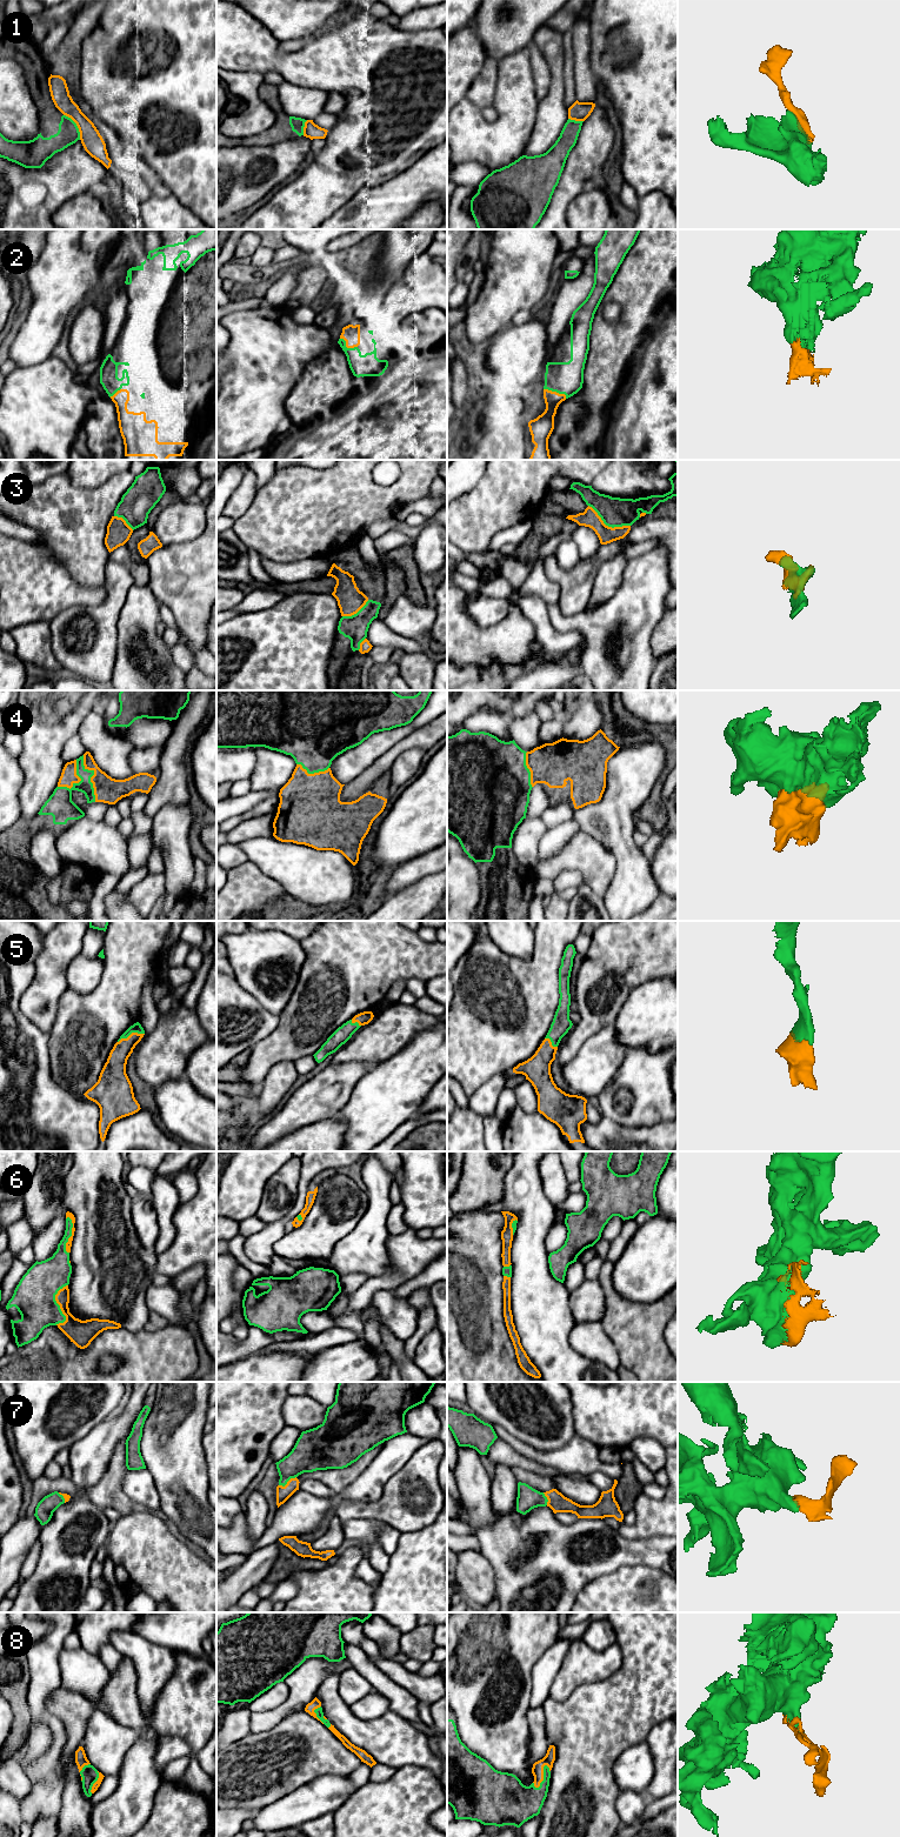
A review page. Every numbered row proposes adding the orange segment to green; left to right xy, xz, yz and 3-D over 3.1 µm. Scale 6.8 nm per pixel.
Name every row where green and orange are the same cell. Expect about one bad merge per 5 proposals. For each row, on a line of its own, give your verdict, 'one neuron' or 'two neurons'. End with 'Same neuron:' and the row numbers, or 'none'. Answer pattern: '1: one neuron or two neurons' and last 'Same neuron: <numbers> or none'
1: two neurons
2: one neuron
3: two neurons
4: one neuron
5: one neuron
6: one neuron
7: one neuron
8: one neuron
Same neuron: 2, 4, 5, 6, 7, 8

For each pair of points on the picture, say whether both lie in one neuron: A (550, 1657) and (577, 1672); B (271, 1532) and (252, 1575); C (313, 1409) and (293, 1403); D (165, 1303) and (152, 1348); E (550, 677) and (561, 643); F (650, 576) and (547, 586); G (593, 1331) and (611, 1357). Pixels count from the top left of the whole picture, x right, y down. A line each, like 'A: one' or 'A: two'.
A: two
B: two
C: one
D: two
E: two
F: two
G: one

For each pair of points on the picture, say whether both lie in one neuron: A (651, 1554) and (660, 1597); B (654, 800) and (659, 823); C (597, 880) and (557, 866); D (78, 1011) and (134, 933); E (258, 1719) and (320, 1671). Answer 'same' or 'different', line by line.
A: different
B: same
C: same
D: same
E: same

